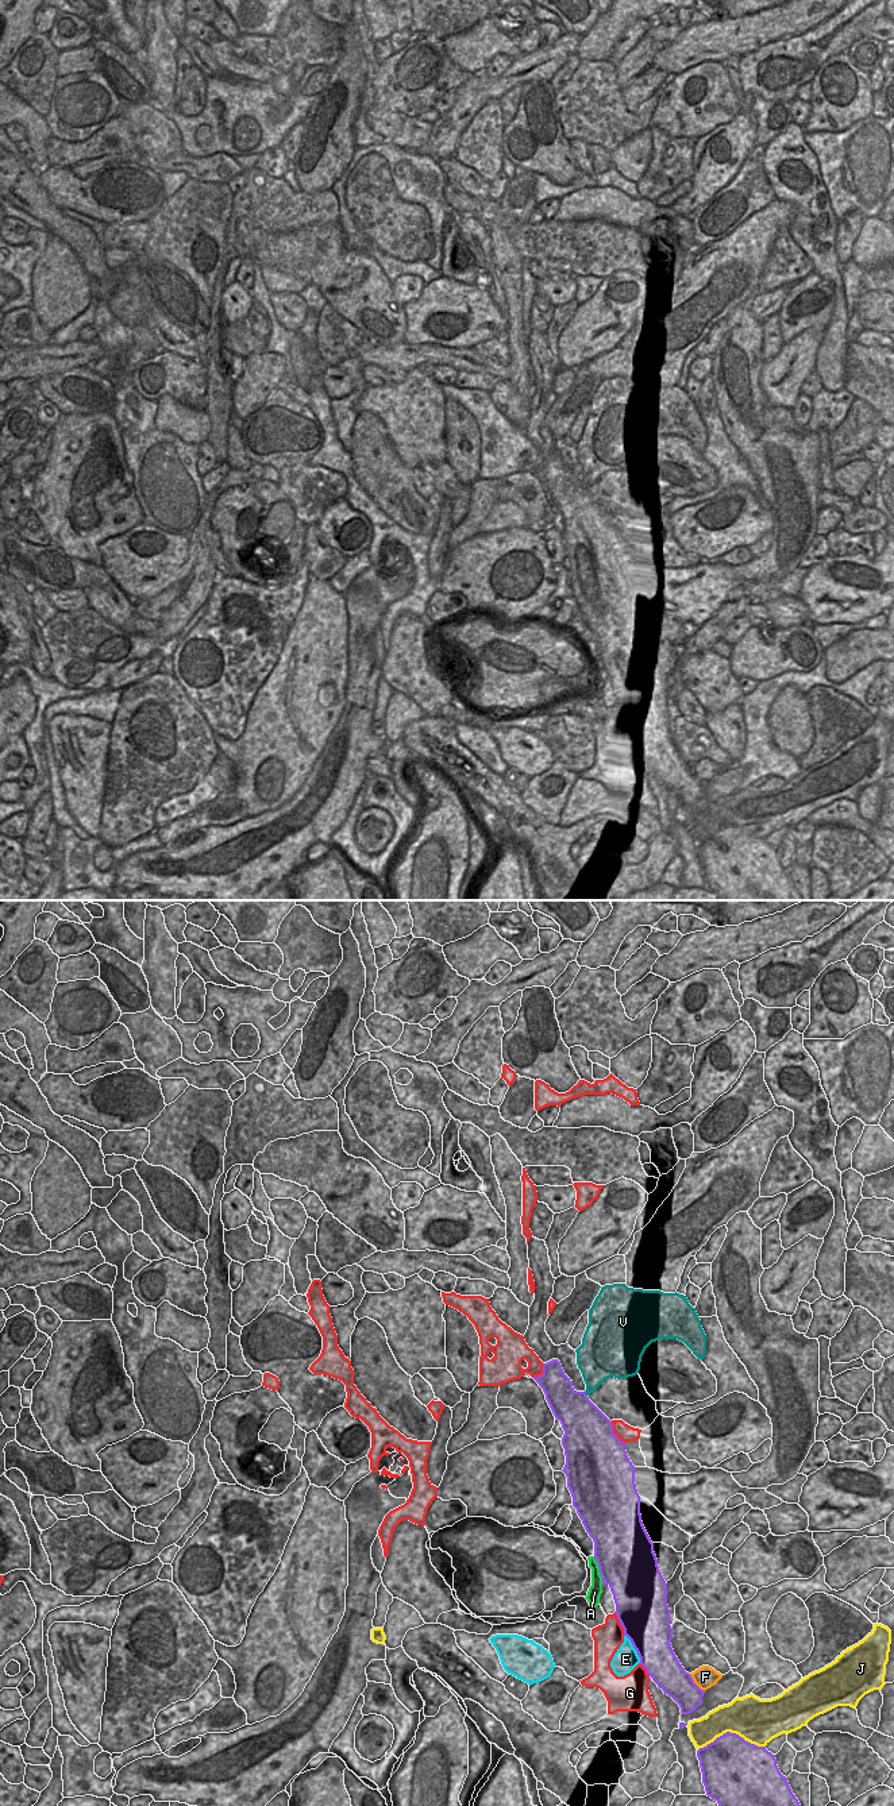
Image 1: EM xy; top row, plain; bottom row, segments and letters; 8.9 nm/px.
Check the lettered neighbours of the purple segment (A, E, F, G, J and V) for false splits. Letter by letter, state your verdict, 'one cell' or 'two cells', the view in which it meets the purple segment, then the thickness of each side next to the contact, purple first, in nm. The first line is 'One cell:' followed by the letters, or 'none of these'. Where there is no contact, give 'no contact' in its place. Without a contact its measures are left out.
One cell: none of these
A: two cells; contact in xy; calibres 500 and 120 nm
E: two cells; contact in xy; calibres 420 and 220 nm
F: two cells; contact in xy; calibres 280 and 200 nm
G: two cells; contact in xy; calibres 460 and 260 nm
J: two cells; contact in xy; calibres 460 and 400 nm
V: two cells; contact in xy; calibres 380 and 260 nm

